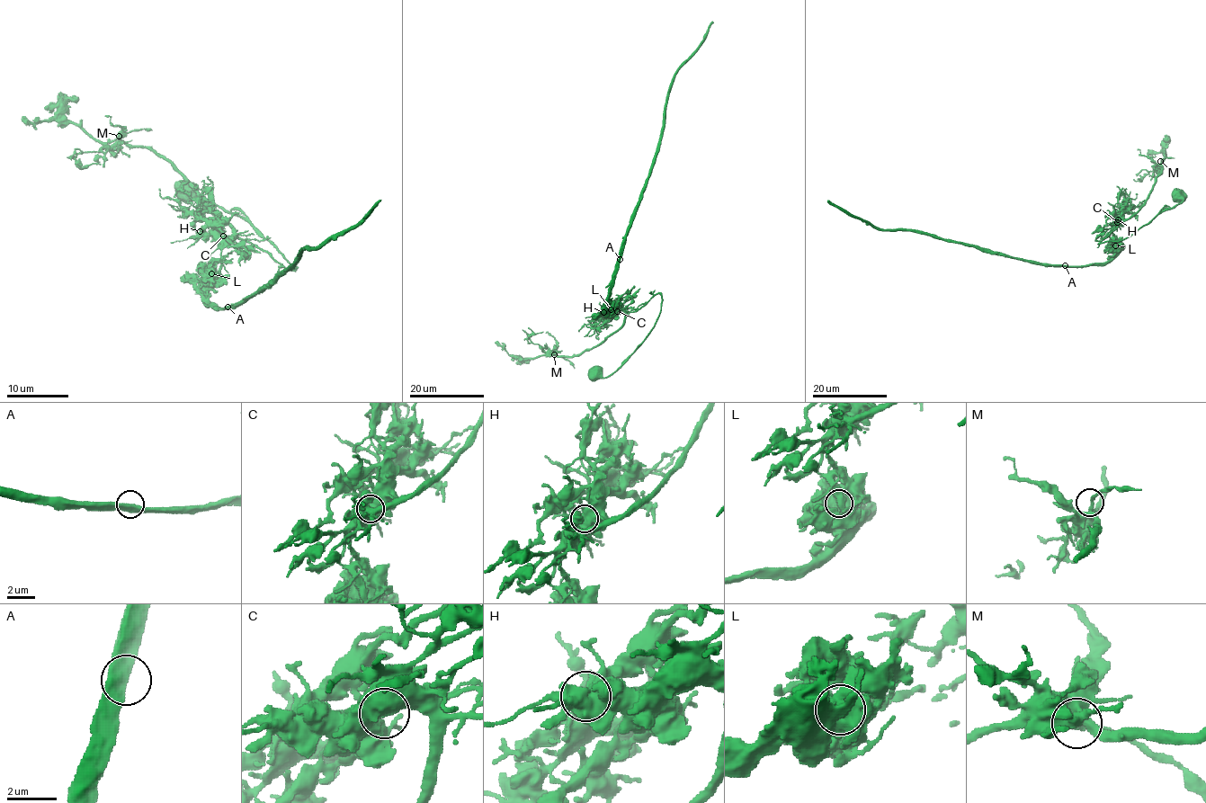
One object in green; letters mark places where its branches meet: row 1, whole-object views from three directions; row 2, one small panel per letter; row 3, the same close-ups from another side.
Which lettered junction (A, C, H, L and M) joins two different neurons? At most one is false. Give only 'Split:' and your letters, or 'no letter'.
Split: L

